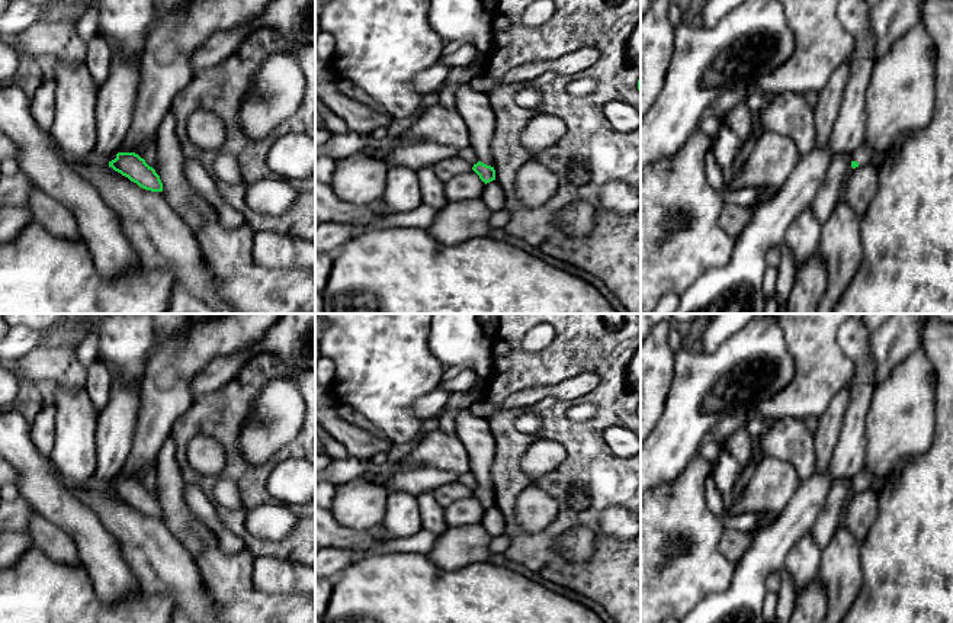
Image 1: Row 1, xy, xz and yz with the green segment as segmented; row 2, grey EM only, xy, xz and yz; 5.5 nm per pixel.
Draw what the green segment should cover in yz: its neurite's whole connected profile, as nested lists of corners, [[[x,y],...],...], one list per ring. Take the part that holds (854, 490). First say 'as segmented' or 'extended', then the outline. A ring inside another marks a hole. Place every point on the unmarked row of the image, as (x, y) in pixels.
extended; [[[863,466],[851,479],[851,492],[856,494],[870,489],[873,481],[875,481],[873,473],[866,466]]]

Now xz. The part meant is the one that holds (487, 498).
as segmented; [[[481,486],[474,489],[472,495],[479,501],[479,504],[487,510],[495,505],[495,495],[491,491],[487,491]]]

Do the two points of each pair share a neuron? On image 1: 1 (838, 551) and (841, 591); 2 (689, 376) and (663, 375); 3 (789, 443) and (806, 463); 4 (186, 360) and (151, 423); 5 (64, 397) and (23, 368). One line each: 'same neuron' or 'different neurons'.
1: same neuron
2: different neurons
3: same neuron
4: same neuron
5: different neurons

